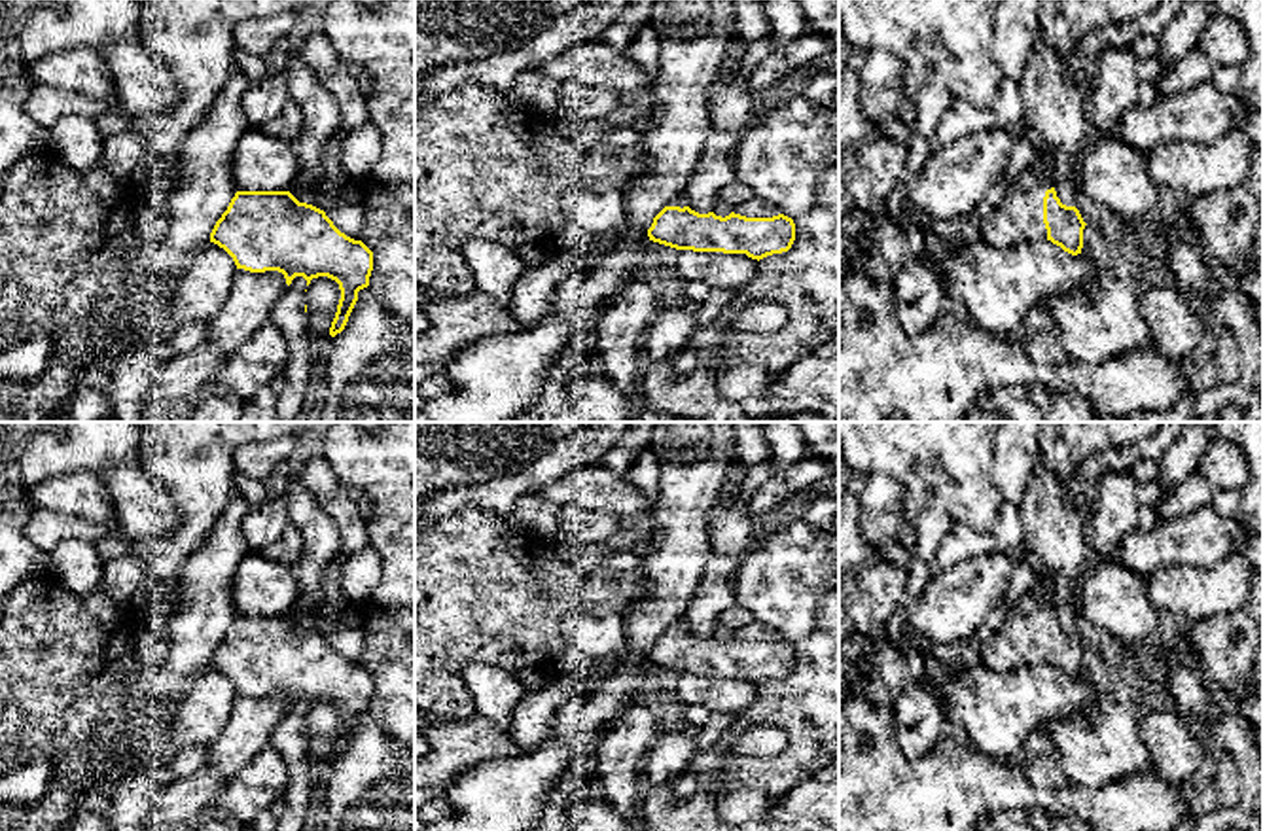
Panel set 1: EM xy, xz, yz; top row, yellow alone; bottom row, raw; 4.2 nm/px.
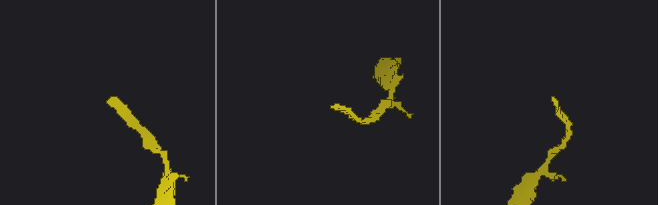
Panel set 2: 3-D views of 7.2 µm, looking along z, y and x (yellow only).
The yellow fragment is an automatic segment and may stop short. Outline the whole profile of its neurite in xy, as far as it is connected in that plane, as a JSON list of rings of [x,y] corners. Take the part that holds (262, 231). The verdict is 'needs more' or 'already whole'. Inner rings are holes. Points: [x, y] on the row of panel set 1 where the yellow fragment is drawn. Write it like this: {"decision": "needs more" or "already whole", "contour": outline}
{"decision": "already whole", "contour": [[[237,191],[216,221],[210,242],[223,248],[237,269],[250,273],[278,271],[288,286],[295,276],[303,276],[307,286],[318,276],[335,280],[341,299],[329,327],[331,337],[345,329],[358,292],[369,286],[373,271],[373,252],[362,240],[341,233],[324,210],[299,203],[290,191]]]}

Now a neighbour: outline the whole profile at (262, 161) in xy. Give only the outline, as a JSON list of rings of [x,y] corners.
[[[248,129],[235,146],[231,176],[237,191],[288,191],[299,159],[288,140]]]

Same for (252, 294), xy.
[[[239,269],[229,299],[218,316],[206,324],[206,343],[218,346],[229,358],[269,320],[269,310],[286,286],[286,278],[278,271],[250,273]]]

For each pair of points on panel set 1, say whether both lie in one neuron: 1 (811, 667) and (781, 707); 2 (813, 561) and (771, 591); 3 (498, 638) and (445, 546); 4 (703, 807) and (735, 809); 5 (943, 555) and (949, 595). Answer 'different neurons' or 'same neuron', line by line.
1: same neuron
2: same neuron
3: same neuron
4: different neurons
5: different neurons

